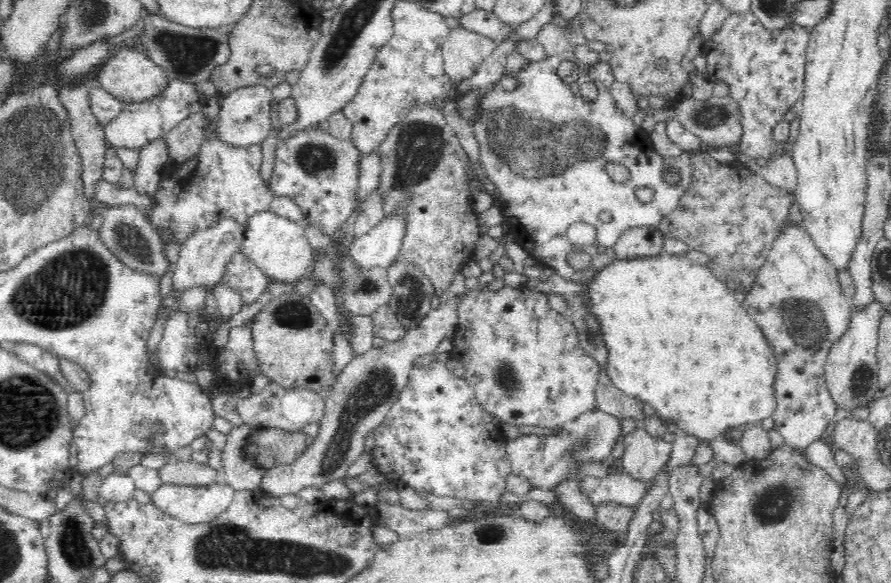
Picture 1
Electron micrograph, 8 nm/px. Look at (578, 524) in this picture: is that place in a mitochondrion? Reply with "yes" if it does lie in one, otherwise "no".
no

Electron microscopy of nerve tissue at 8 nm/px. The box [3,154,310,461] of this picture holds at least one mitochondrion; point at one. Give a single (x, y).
(67, 289)

